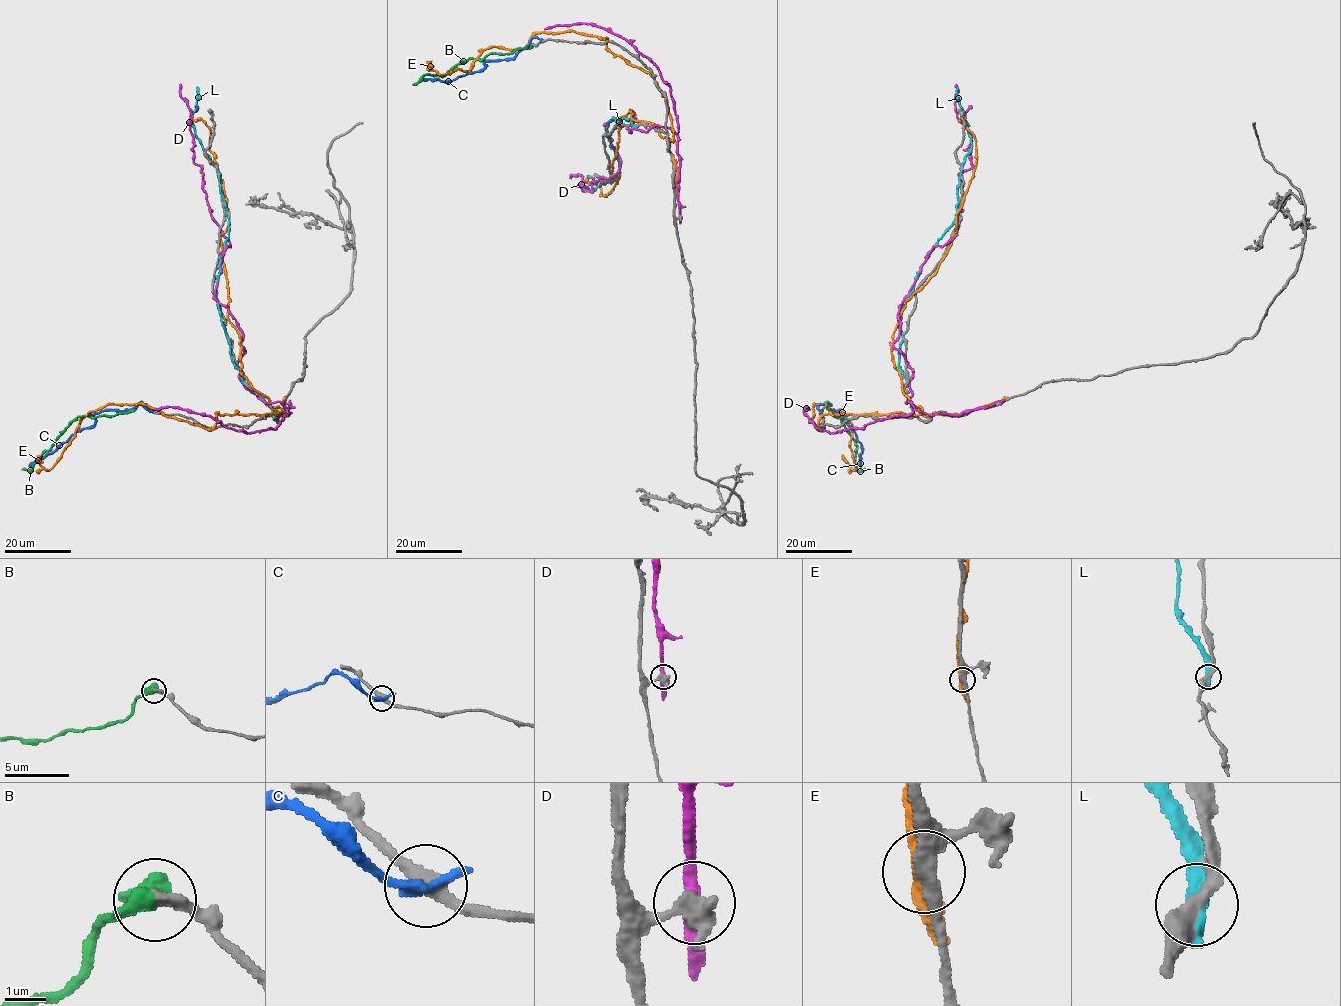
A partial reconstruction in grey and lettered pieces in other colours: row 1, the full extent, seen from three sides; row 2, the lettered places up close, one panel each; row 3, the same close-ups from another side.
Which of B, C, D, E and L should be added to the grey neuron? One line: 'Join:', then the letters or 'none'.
Join: B

